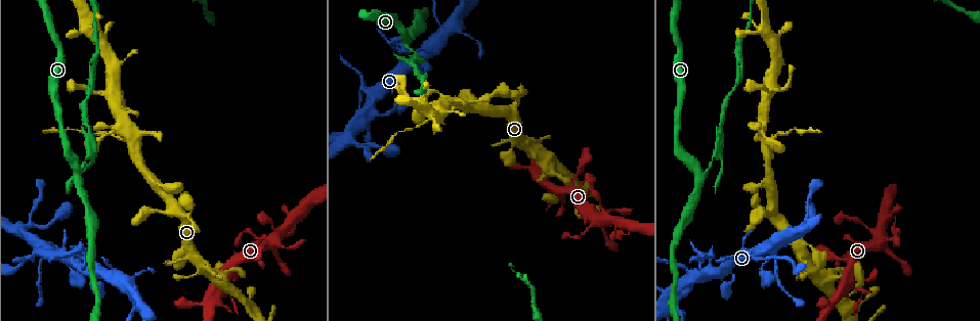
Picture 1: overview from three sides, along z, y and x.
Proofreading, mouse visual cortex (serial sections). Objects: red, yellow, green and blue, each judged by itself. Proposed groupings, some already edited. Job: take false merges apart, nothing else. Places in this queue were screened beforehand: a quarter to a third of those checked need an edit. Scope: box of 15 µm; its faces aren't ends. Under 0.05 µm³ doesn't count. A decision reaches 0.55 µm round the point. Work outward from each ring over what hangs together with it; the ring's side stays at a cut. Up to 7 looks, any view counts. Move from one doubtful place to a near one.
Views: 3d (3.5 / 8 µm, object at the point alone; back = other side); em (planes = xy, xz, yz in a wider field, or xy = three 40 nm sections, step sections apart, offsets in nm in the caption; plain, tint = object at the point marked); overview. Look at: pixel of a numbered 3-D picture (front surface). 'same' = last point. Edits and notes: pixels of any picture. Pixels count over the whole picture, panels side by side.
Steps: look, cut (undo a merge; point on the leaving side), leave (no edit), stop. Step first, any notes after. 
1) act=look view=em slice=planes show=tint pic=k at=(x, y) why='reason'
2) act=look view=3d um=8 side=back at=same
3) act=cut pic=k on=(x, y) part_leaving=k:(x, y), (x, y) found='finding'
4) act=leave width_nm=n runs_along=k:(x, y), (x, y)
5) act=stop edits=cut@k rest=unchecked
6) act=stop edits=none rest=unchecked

act=look view=3d um=3.5 pic=1 at=(770, 248) why='small branch off a trunk'

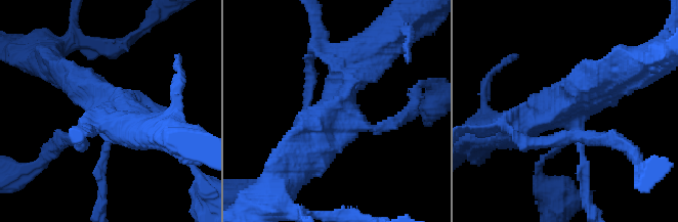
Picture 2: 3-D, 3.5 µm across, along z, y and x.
act=look view=em slice=xy step=2 show=tint pic=2 at=(565, 106) arms=4 arm_widths_nm=150,150,450,500

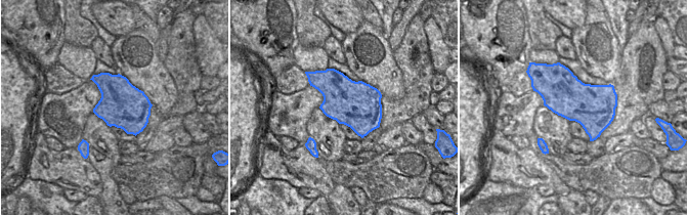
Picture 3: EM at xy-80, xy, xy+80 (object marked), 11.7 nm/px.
act=leave width_nm=550 runs_along=2:(361, 57), (298, 160) found='one cell here'

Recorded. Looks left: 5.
act=look view=3d um=3.5 side=back pic=1 at=(410, 51) why='thin neck'

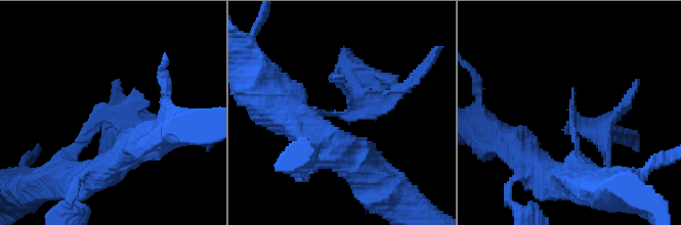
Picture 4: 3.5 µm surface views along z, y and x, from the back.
act=look view=em slice=xy step=5 show=plain pic=4 at=(572, 127) why='now the EM'

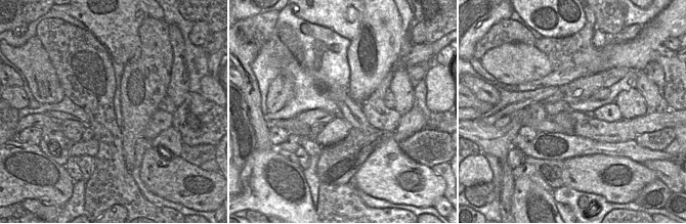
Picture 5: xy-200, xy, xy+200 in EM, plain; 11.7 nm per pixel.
act=look view=em slice=xy step=5 show=tint at=same

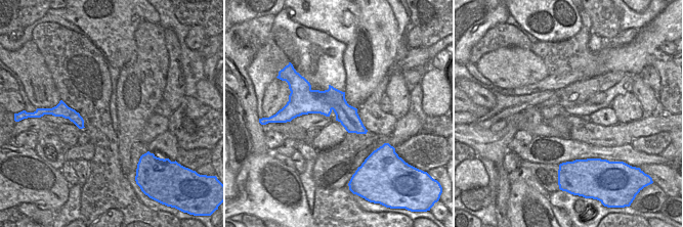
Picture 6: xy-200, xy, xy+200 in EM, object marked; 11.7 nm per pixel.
act=cut pic=4 on=(598, 142) part_leaving=4:(578, 144), (569, 122), (606, 119) found='a second cell is stuck on'

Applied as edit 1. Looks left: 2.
act=look view=3d um=8 pic=1 at=(459, 104) why='looks like a crossing'

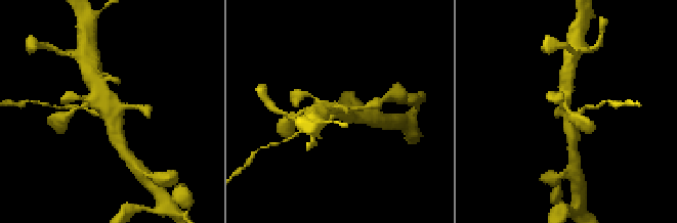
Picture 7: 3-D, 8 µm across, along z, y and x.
act=look view=3d um=3.5 pic=7 at=(339, 113) why='closer look'

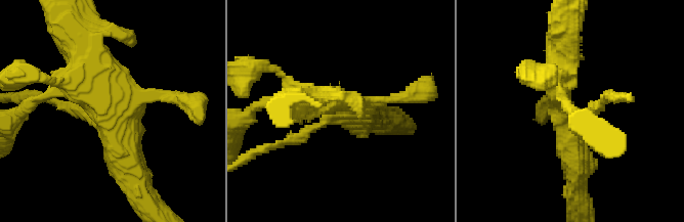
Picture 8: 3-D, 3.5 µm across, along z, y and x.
act=cut pic=8 on=(289, 138) part_leaving=8:(319, 123), (295, 139), (254, 152) found='a second cell is stuck on'

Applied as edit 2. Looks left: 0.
act=stop edits=cut@4,cut@8 rest=unchecked

